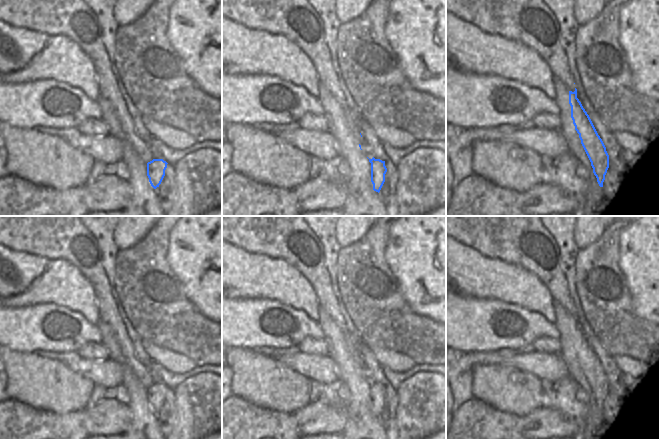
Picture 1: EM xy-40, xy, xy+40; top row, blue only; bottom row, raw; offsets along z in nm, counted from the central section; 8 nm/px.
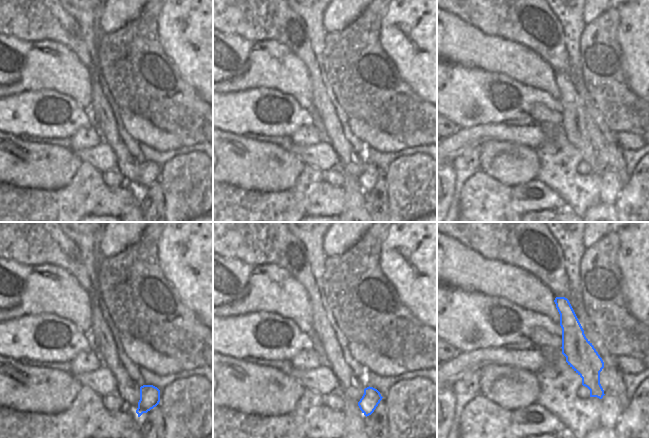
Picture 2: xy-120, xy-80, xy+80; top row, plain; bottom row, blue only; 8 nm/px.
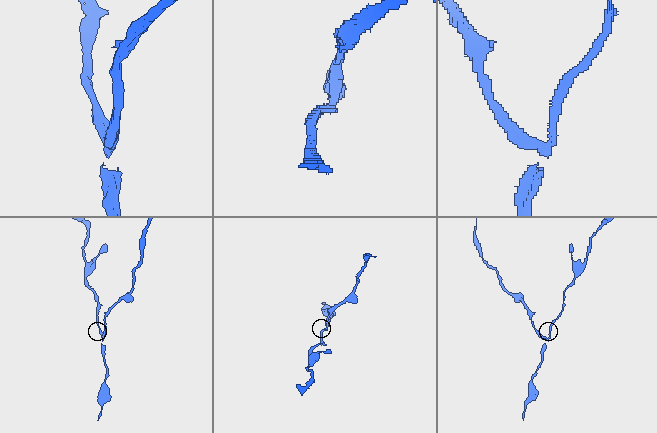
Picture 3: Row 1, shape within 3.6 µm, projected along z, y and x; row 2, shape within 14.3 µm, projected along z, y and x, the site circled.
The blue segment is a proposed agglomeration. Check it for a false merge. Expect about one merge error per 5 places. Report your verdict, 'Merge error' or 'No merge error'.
Merge error.

